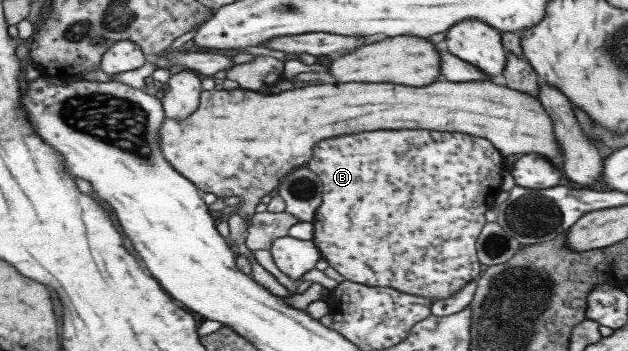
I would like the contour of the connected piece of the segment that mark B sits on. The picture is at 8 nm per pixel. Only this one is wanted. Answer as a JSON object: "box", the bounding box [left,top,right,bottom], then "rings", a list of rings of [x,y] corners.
{"box":[306,129,504,301],"rings":[[[398,129],[398,131],[362,131],[352,135],[340,135],[314,145],[314,155],[306,162],[307,168],[319,177],[321,204],[316,208],[308,229],[313,232],[311,240],[321,258],[335,269],[345,280],[370,287],[390,287],[400,293],[425,297],[432,301],[446,299],[480,273],[480,263],[475,252],[475,241],[485,224],[484,211],[494,205],[500,190],[500,179],[504,173],[504,157],[486,139],[464,133],[447,133],[428,129]]]}

